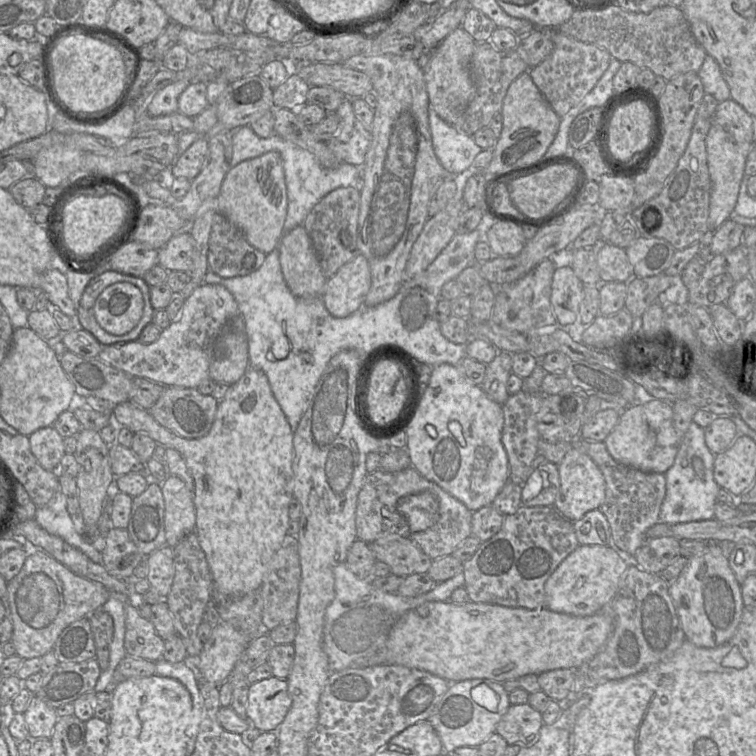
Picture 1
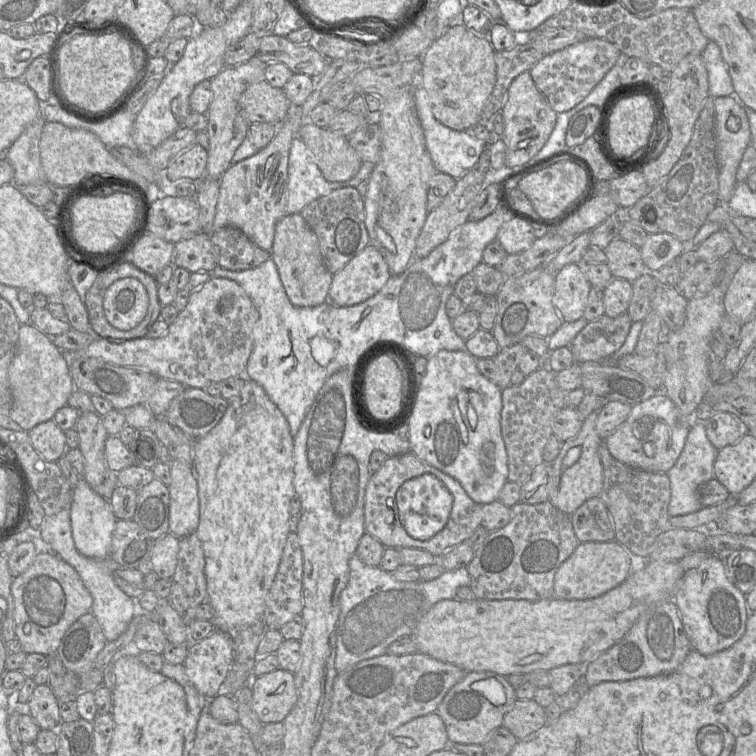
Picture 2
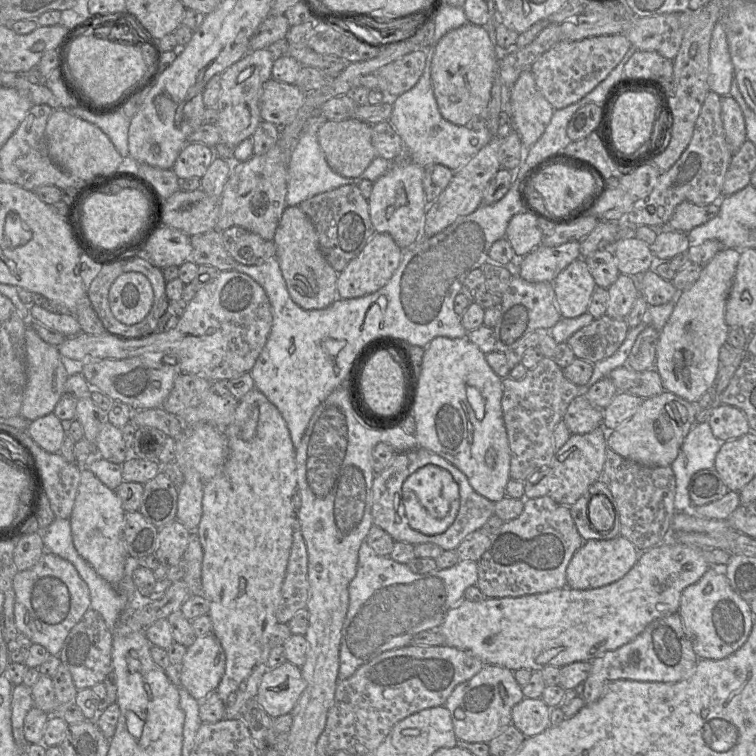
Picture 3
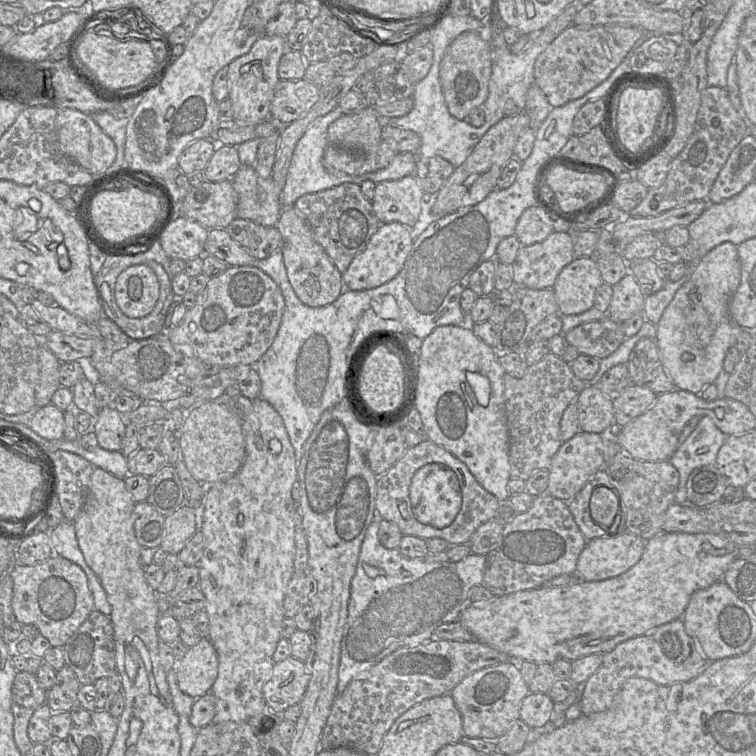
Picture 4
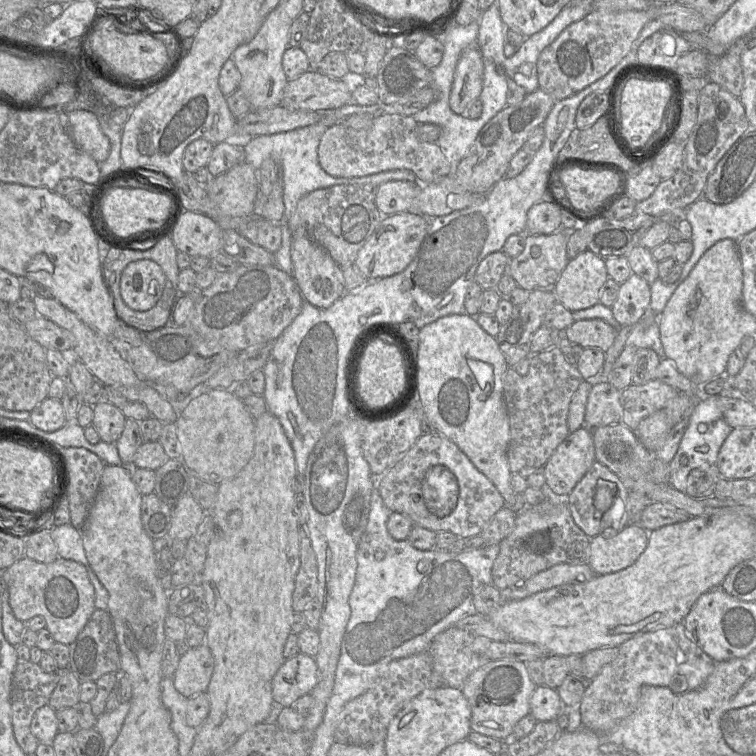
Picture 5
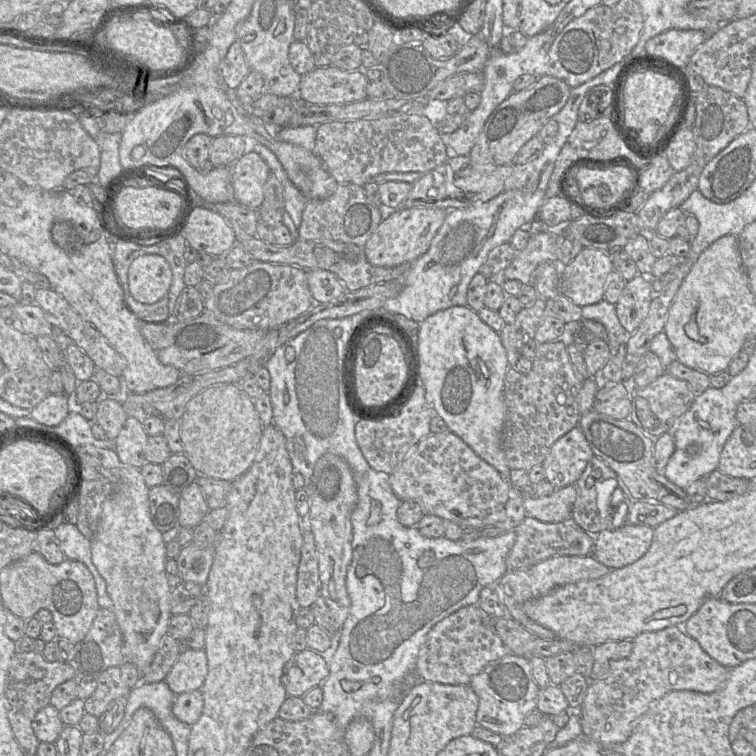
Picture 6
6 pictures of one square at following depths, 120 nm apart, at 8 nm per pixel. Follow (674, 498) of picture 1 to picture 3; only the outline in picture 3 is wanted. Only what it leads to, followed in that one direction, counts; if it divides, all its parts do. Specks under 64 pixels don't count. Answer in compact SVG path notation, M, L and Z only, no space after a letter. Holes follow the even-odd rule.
M708 422L696 423L685 437L678 456L670 465L676 479L674 506L677 512L689 511L693 505L688 493L688 485L692 476L700 470L714 468L716 455L721 447L721 441L712 433Z

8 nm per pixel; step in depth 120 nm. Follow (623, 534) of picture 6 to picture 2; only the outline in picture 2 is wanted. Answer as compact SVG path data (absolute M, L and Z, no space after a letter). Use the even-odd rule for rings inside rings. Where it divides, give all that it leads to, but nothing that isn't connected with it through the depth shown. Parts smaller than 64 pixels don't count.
M616 540L579 543L574 552L559 566L554 576L554 597L591 599L620 585L633 571L629 550Z

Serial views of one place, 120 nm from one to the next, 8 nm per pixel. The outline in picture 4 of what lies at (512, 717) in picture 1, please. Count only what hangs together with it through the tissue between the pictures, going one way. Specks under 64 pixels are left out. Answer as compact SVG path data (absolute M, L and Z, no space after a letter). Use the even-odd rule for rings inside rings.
M530 692L521 702L520 719L531 729L552 725L554 702L547 693Z

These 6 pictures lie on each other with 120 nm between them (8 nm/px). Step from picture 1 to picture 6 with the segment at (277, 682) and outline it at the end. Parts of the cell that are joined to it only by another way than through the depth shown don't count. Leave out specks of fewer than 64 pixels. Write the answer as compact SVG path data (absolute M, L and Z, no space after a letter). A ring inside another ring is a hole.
M309 648L296 652L283 668L282 683L288 696L302 697L315 686L321 686L329 674L329 659Z

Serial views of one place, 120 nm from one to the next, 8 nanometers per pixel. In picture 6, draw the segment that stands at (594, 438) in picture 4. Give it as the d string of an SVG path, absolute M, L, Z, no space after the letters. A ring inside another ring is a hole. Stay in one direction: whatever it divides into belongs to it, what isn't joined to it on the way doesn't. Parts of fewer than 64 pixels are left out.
M579 426L560 437L542 464L545 480L556 489L575 484L594 456Z

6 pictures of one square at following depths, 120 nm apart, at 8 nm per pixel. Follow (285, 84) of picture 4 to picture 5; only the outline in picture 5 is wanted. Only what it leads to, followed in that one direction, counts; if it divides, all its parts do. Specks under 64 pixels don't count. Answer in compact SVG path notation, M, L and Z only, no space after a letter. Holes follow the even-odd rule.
M309 69L288 81L281 105L295 110L333 110L349 103L351 96L351 80L332 78L317 69Z

